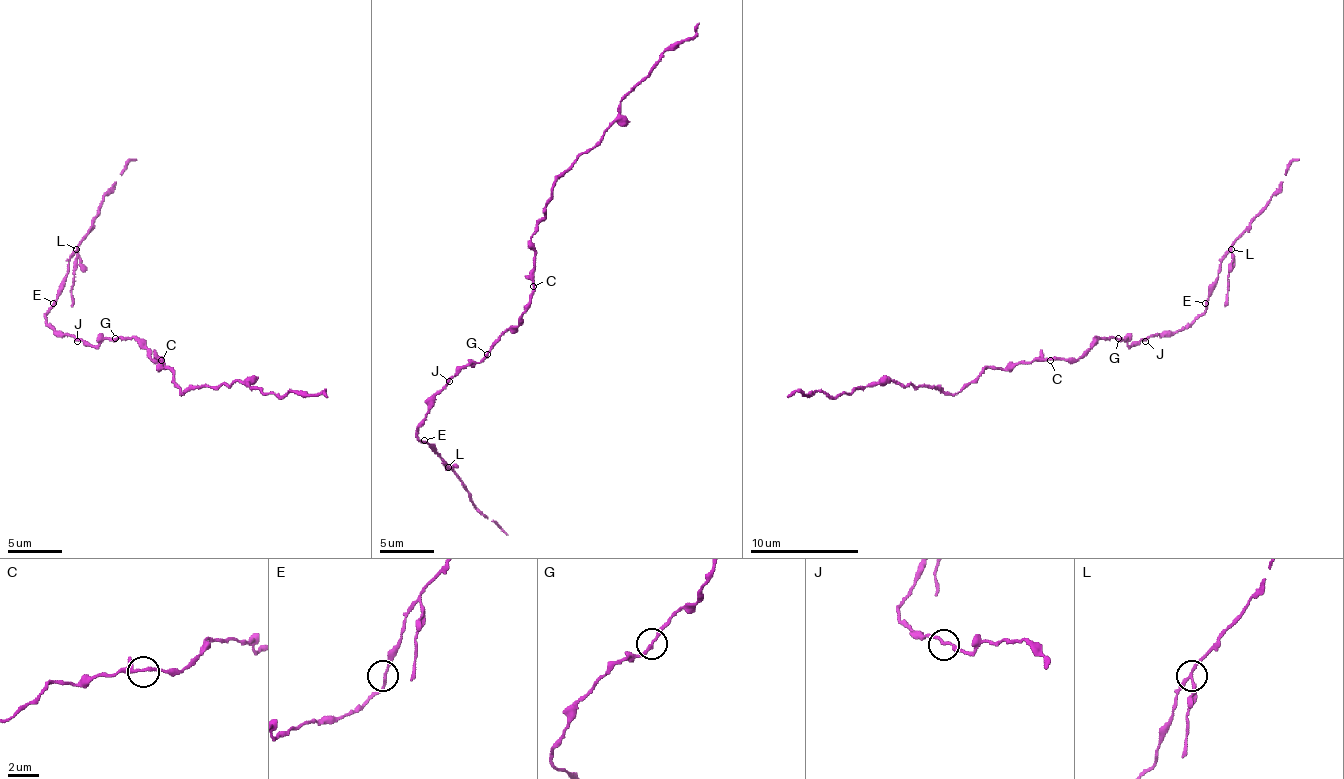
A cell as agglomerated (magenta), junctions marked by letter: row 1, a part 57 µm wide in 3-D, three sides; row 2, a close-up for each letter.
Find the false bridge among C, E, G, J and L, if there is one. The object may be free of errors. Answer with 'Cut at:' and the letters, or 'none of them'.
Cut at: L

